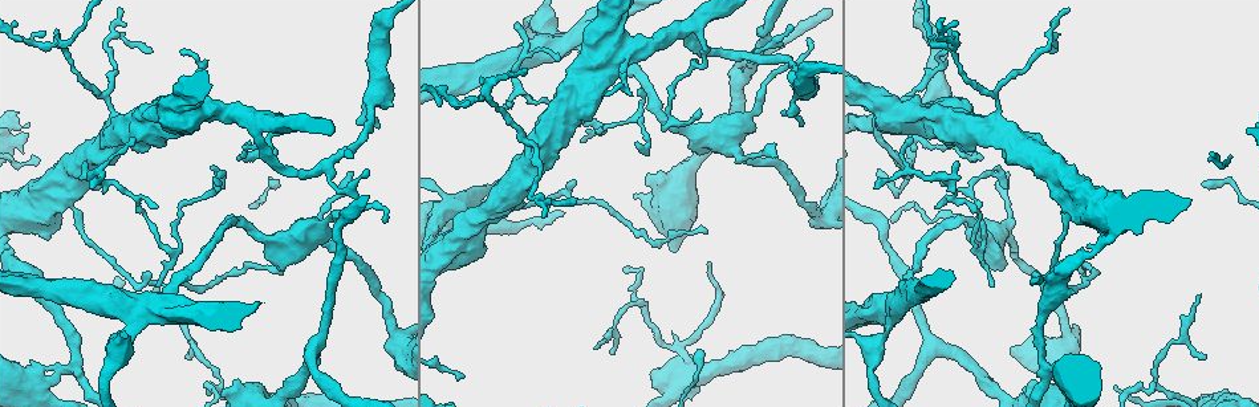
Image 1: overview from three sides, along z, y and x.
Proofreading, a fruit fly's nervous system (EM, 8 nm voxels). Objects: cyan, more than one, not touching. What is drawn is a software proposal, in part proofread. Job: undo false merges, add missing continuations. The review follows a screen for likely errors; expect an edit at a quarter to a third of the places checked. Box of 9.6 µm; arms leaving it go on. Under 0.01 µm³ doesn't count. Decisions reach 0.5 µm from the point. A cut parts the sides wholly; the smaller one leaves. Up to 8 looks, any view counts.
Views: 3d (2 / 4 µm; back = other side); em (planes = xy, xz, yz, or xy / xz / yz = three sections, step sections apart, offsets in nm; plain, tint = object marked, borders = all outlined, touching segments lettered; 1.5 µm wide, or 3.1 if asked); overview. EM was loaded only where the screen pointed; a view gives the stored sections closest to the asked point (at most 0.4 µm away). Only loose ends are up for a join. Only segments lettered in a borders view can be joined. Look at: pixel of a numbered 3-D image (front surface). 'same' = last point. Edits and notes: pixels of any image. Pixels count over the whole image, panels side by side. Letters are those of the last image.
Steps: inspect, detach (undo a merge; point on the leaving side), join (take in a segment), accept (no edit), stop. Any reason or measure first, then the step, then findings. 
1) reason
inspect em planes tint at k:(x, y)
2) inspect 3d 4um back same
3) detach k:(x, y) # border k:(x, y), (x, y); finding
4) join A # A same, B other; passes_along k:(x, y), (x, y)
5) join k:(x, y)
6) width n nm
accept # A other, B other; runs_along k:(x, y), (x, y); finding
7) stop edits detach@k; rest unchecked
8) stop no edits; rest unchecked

thin end
inspect em planes borders at 1:(1201, 296)

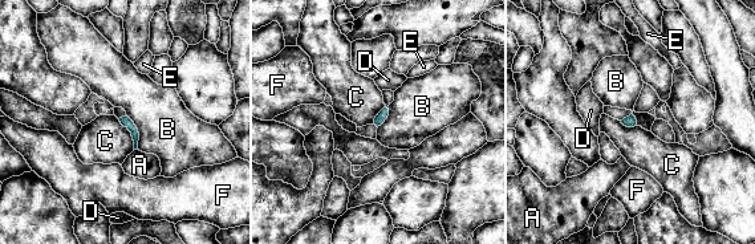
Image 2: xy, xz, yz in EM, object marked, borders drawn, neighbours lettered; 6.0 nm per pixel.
width 70 nm
accept # A other, B other, C other, D other, E other, F other; border 2:(126, 114), (137, 129), (138, 149); no lettered segment goes on from it

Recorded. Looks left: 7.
abrupt turn
inspect em xy step 8 tint at 1:(952, 197)

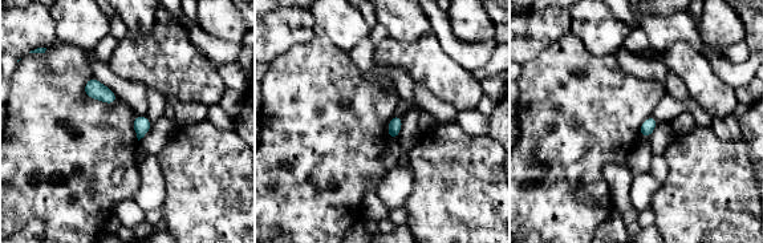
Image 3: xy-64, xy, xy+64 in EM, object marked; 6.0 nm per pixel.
inspect em planes borders same

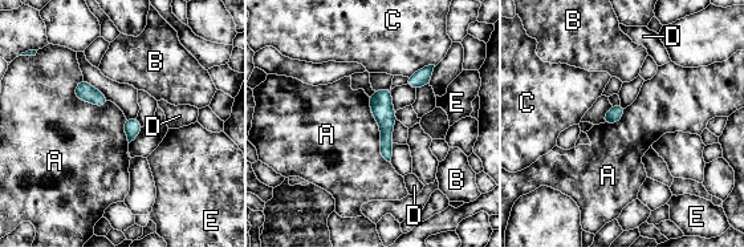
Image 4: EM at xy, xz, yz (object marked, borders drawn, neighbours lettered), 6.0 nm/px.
accept # A other, B other, C other, D other, E other; runs_along 4:(382, 92), (387, 156); one cell here

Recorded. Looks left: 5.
narrows sharply
inspect em planes tint at 1:(1009, 201)

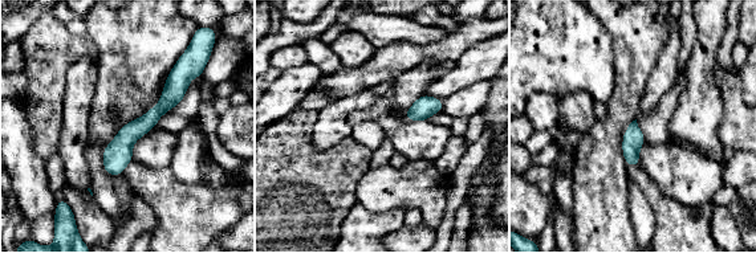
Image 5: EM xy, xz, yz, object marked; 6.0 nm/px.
inspect em planes borders same

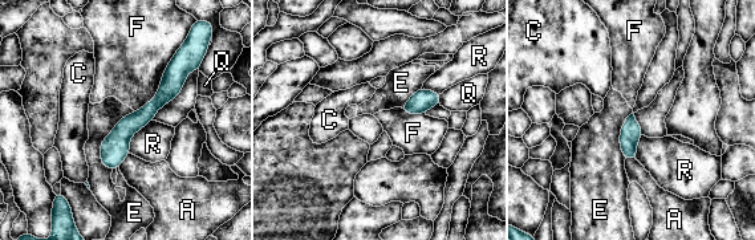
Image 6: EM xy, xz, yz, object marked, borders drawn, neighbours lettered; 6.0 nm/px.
accept # A other, C other, E other, F other, Q other, R other; border 6:(151, 120), (132, 137), (129, 153); continuous, no second cell

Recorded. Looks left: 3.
free end
inspect em planes borders at 1:(283, 274)

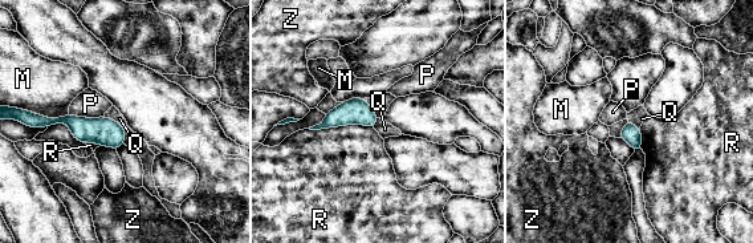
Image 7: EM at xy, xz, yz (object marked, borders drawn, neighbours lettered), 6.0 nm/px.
width 120 nm
accept # M other, P other, Q other, R other, Z other; border 7:(104, 116), (115, 120), (125, 129); no lettered segment goes on from it

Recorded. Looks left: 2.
stop no edits; rest unchecked

